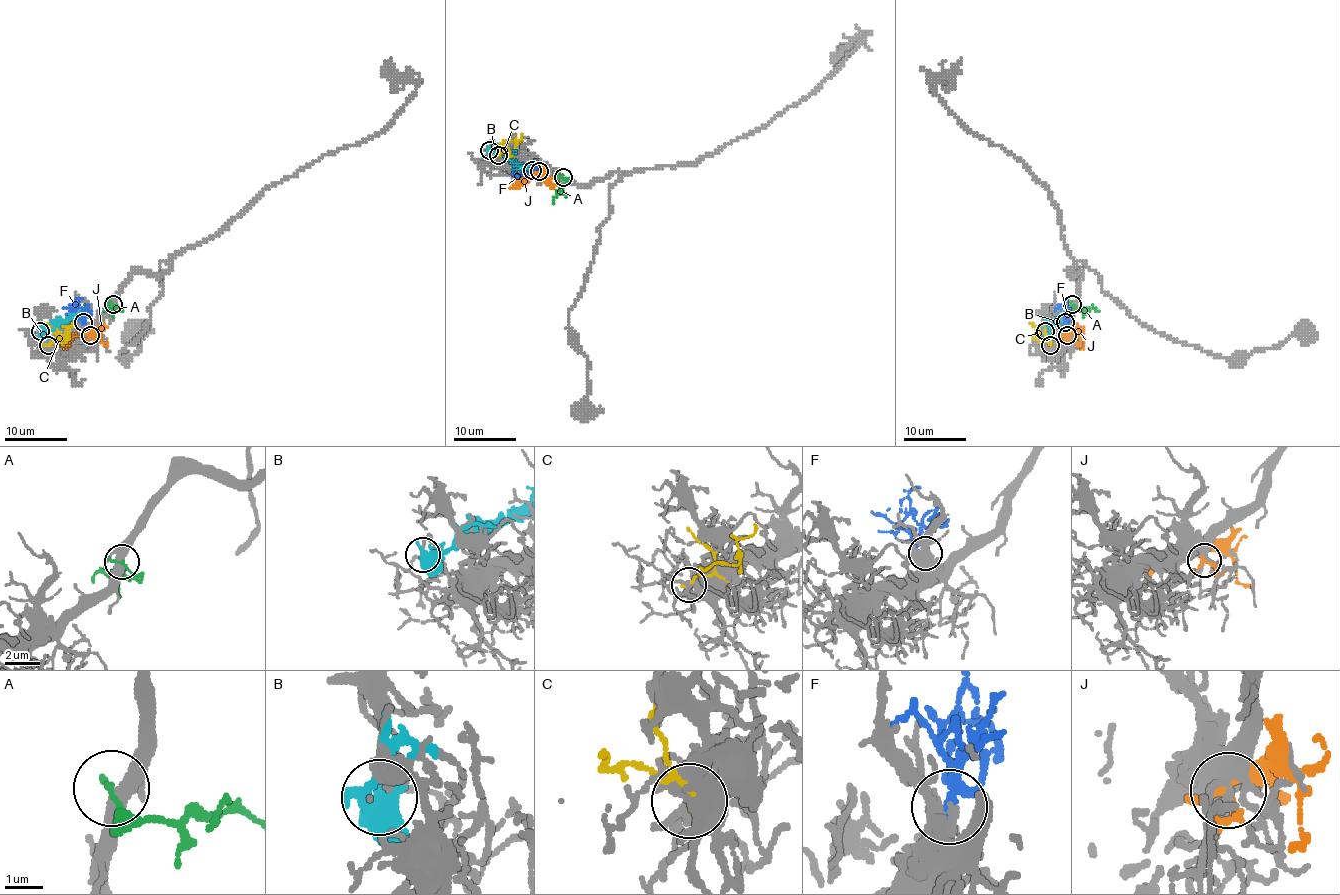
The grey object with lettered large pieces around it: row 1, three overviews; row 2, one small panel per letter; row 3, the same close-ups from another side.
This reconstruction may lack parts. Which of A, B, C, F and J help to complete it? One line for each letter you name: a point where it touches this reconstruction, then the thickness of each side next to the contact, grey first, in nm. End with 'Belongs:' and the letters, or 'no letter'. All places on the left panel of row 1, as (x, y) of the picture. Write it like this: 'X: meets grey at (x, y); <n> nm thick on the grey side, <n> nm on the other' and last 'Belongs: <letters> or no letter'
F: meets grey at (83, 322); 550 nm thick on the grey side, 180 nm on the other
Belongs: F

